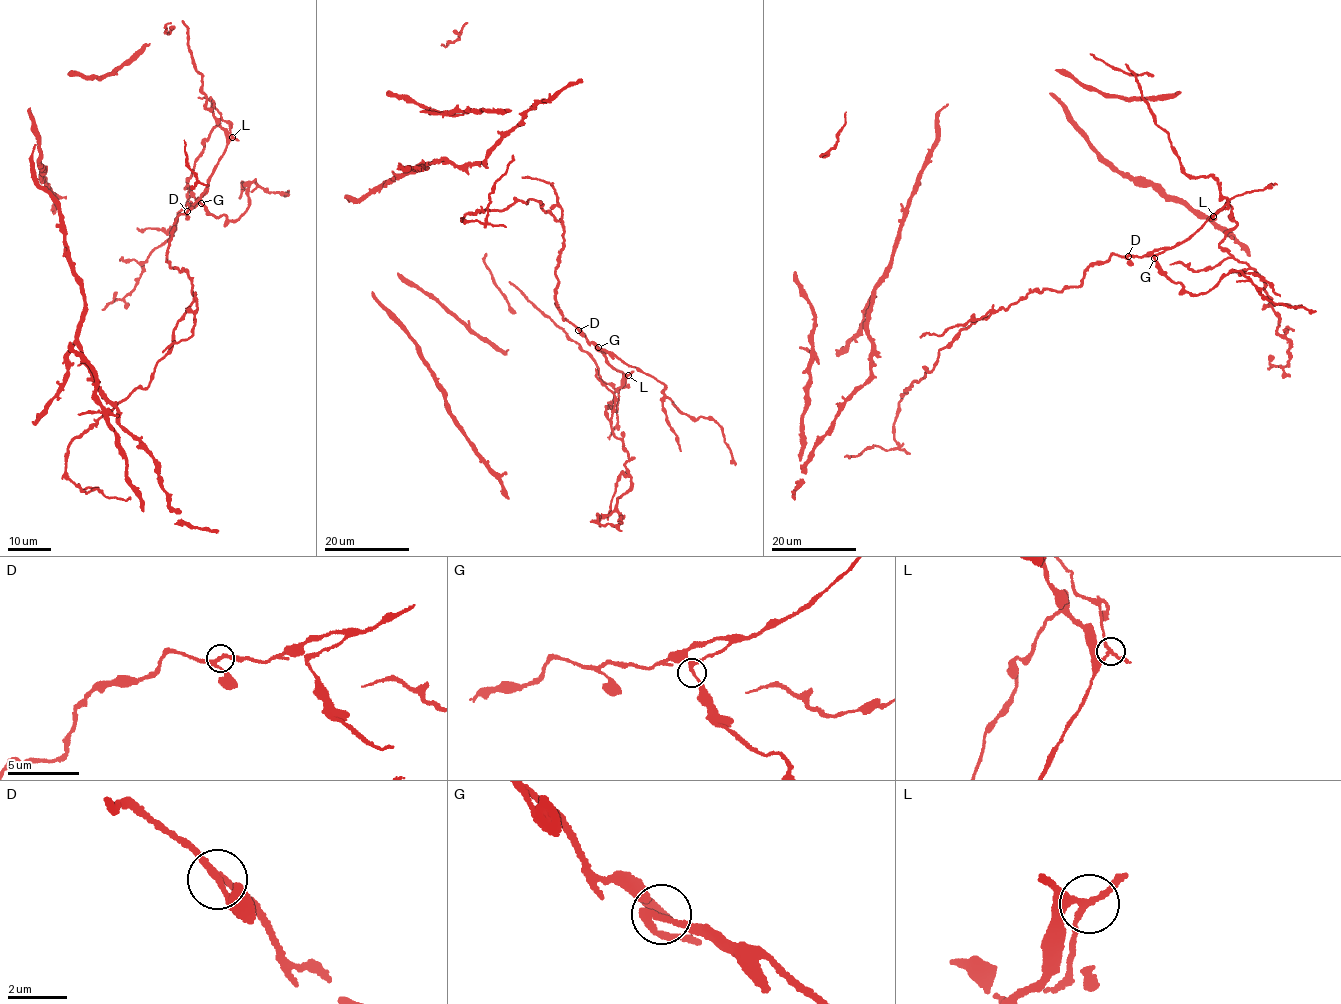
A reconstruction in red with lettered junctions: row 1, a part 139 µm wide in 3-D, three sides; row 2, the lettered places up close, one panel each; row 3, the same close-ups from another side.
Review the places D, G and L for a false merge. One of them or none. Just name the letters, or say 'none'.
L

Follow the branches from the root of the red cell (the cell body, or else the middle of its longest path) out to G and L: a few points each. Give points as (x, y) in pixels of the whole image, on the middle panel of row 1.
G: (586, 337), (598, 347)
L: (586, 337), (613, 368), (628, 375)

